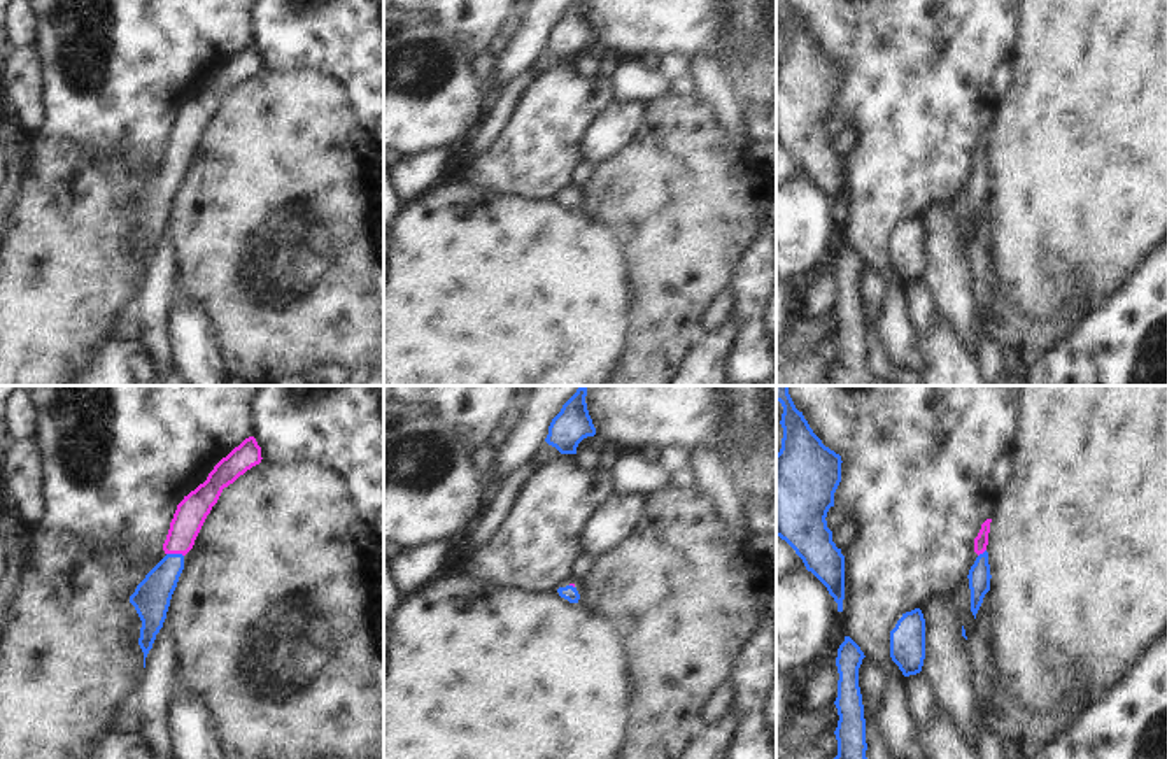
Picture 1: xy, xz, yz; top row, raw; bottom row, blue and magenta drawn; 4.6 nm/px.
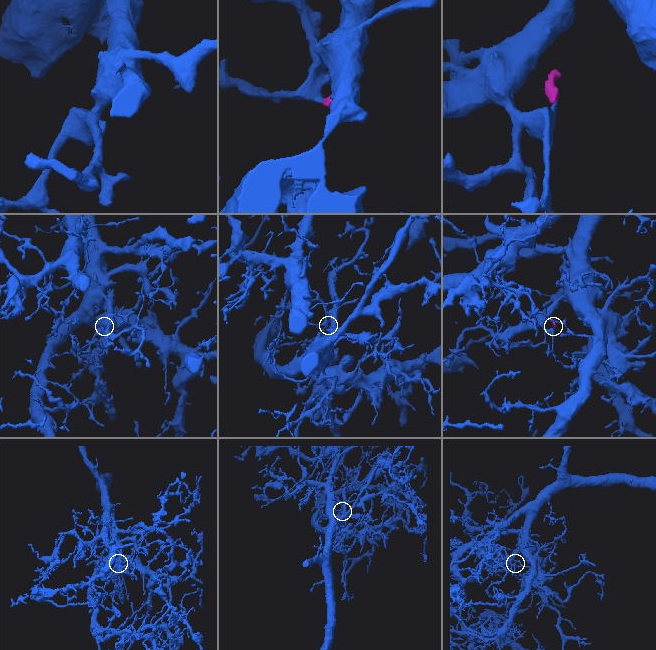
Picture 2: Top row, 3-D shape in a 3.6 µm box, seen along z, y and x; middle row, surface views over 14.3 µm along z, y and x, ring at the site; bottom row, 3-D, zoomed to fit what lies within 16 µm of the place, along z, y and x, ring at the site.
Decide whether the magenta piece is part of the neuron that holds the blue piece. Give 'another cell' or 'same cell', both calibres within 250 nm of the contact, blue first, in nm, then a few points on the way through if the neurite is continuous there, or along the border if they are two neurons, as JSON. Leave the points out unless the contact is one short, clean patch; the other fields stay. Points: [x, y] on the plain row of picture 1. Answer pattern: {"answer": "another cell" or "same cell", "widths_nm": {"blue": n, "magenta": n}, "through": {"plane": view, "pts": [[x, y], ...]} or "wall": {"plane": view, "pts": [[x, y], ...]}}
{"answer": "same cell", "widths_nm": {"blue": 170, "magenta": 140}, "through": {"plane": "xy", "pts": [[151, 205], [176, 162], [176, 153], [191, 120]]}}

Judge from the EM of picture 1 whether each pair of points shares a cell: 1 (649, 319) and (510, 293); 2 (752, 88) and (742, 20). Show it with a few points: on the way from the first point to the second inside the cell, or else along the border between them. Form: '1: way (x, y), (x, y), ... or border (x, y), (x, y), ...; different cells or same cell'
1: border (628, 274), (631, 288), (629, 330), (619, 356); different cells
2: way (757, 70), (757, 37); same cell

